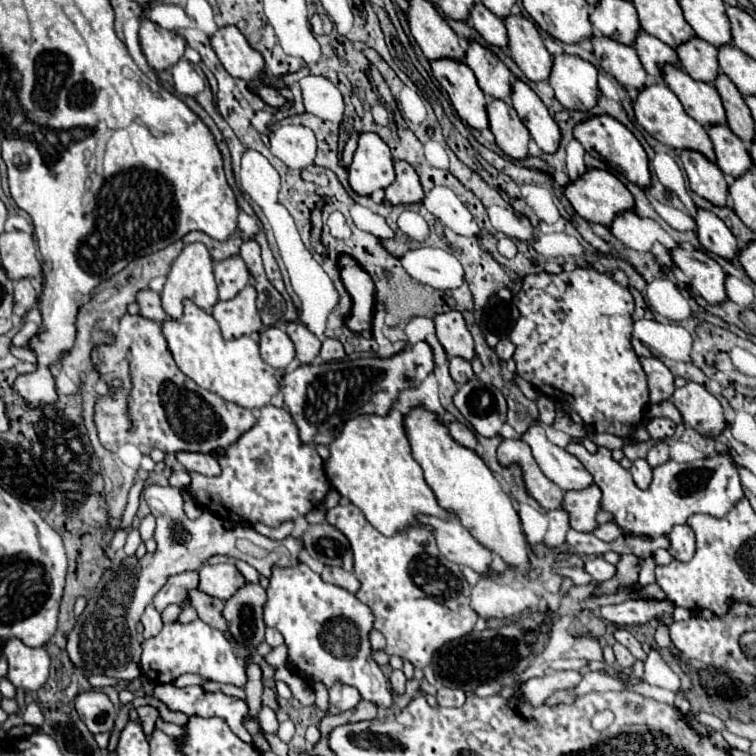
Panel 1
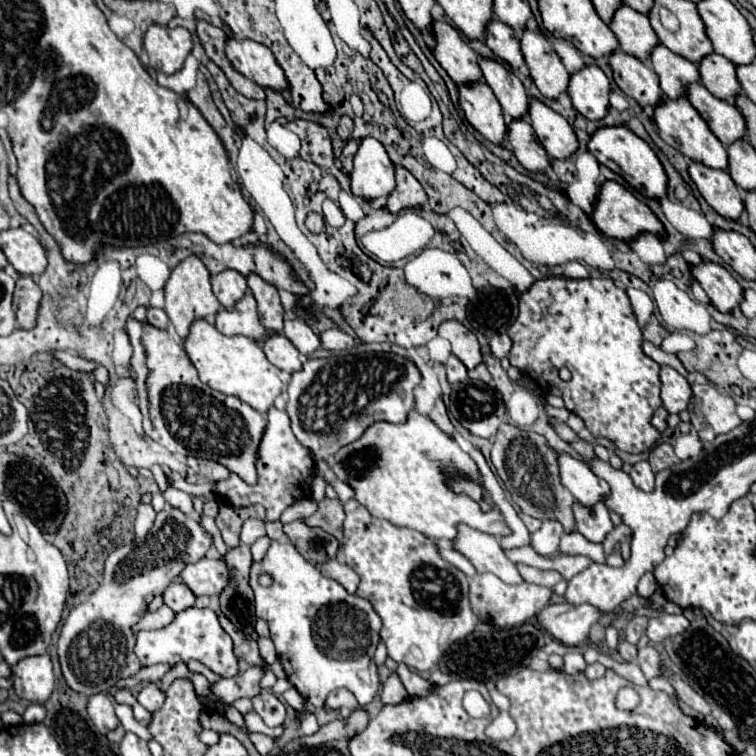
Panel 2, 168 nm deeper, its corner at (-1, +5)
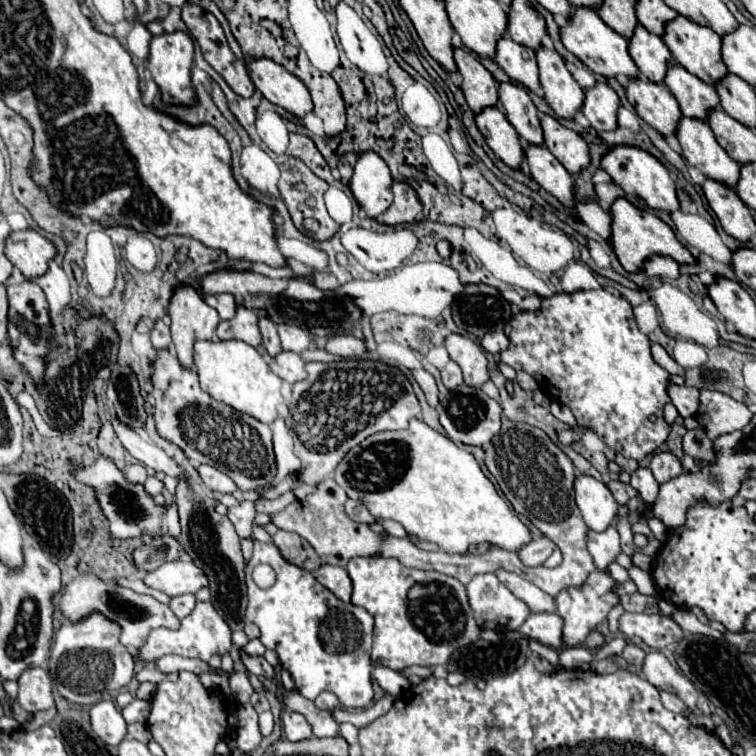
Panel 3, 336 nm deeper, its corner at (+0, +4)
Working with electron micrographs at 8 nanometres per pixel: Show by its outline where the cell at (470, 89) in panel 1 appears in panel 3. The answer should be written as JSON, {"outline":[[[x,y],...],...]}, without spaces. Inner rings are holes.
{"outline":[[[484,107],[474,115],[474,119],[496,157],[500,157],[506,165],[518,169],[522,159],[522,145],[506,115],[498,107]]]}

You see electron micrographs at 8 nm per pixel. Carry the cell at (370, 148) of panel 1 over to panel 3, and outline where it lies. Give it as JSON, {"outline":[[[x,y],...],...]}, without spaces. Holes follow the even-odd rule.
{"outline":[[[364,151],[358,157],[354,175],[350,179],[350,191],[368,217],[380,217],[392,203],[392,175],[386,161],[374,153]]]}

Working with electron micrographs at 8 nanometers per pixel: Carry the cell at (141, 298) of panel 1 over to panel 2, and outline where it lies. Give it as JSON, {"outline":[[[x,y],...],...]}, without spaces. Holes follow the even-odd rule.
{"outline":[[[149,308],[149,310],[147,310],[147,322],[149,322],[151,326],[159,328],[159,330],[165,330],[167,324],[169,324],[169,318],[167,318],[165,310],[161,310],[161,308]]]}

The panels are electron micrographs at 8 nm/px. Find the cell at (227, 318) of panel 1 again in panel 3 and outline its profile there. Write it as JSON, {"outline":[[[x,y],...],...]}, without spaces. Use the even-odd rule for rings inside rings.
{"outline":[[[238,307],[234,319],[218,323],[218,337],[220,339],[240,339],[248,345],[260,345],[260,331],[258,331],[258,317],[256,311]]]}

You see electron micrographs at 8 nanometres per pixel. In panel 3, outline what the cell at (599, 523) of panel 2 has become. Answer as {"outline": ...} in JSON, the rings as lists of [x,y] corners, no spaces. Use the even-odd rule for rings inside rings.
{"outline":[[[610,525],[606,531],[588,531],[588,551],[600,571],[606,571],[608,563],[616,559],[620,553],[620,541],[618,531],[614,525]]]}

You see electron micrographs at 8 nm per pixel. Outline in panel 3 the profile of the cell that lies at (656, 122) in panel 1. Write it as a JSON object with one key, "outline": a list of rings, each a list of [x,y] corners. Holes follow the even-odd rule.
{"outline":[[[680,117],[676,139],[688,165],[700,169],[708,179],[734,185],[738,181],[740,165],[718,145],[708,123],[694,117]]]}

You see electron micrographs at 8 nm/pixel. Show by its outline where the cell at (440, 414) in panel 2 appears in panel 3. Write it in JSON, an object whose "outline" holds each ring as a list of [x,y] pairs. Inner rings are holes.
{"outline":[[[418,369],[418,371],[412,371],[414,373],[414,377],[416,377],[416,381],[422,385],[422,391],[424,391],[424,395],[426,395],[426,399],[428,399],[428,403],[432,405],[432,407],[438,407],[438,387],[436,387],[436,381],[434,381],[434,377],[426,371],[426,369]]]}

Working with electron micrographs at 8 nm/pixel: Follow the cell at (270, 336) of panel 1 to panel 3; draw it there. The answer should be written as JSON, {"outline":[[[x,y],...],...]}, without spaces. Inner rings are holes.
{"outline":[[[280,351],[278,355],[270,357],[270,369],[284,381],[288,383],[296,383],[306,379],[306,369],[304,369],[304,361],[298,353],[292,351]]]}

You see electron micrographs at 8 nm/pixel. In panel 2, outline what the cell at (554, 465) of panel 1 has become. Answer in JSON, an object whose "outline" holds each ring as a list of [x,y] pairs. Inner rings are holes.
{"outline":[[[559,454],[559,468],[561,468],[561,482],[563,486],[575,496],[575,500],[585,506],[593,508],[595,504],[603,502],[609,494],[609,486],[605,480],[599,480],[589,464],[571,458],[569,454]]]}

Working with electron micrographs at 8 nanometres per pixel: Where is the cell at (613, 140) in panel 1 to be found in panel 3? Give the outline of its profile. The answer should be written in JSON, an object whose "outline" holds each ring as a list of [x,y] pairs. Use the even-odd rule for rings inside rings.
{"outline":[[[616,145],[610,149],[604,157],[600,167],[612,177],[614,183],[618,183],[626,193],[632,193],[640,199],[646,201],[648,207],[652,209],[662,209],[662,211],[676,211],[678,209],[678,199],[674,191],[674,181],[670,179],[668,169],[648,151],[632,147],[632,145]]]}

